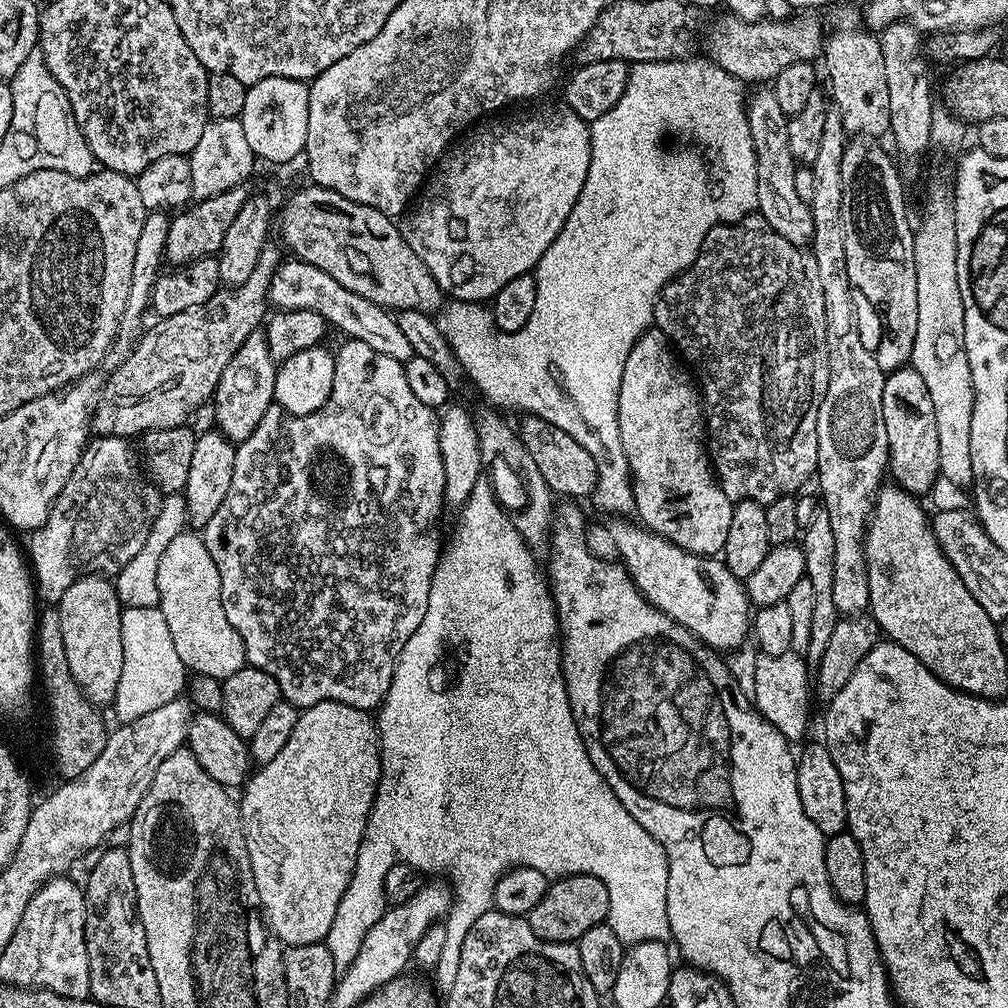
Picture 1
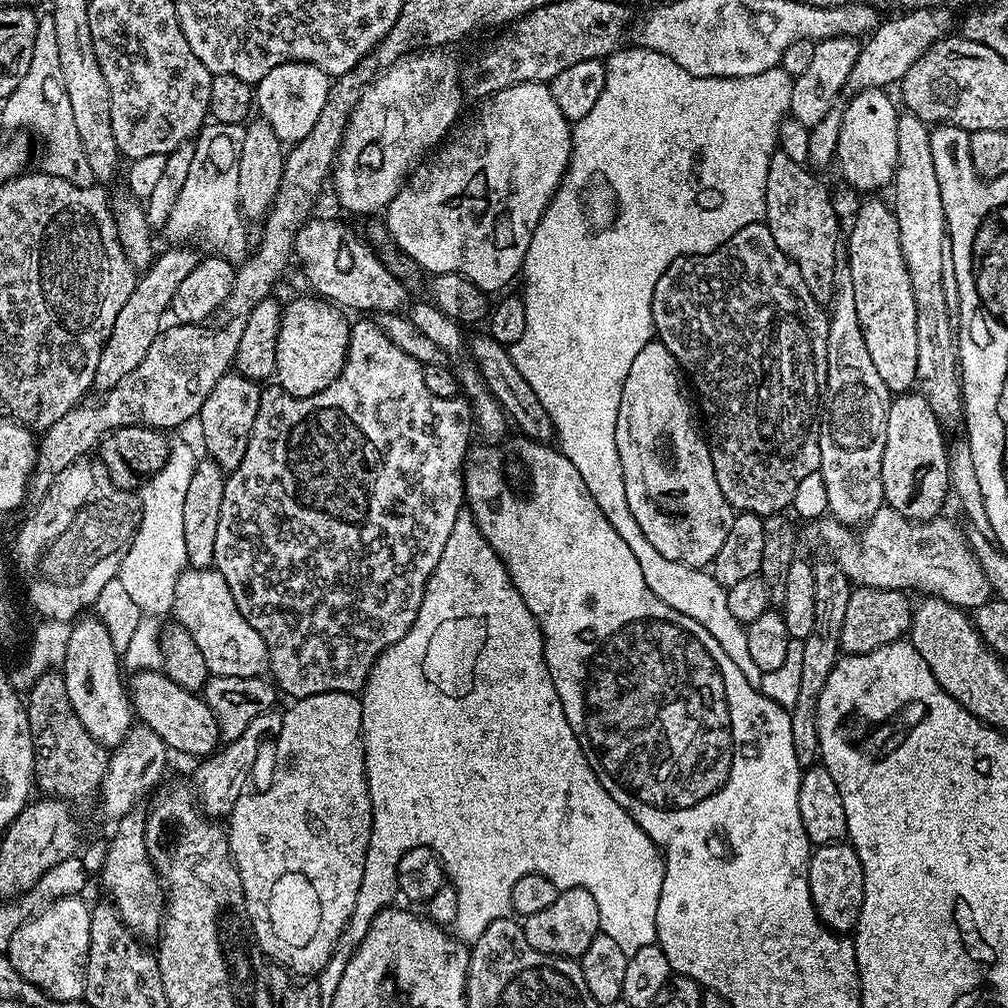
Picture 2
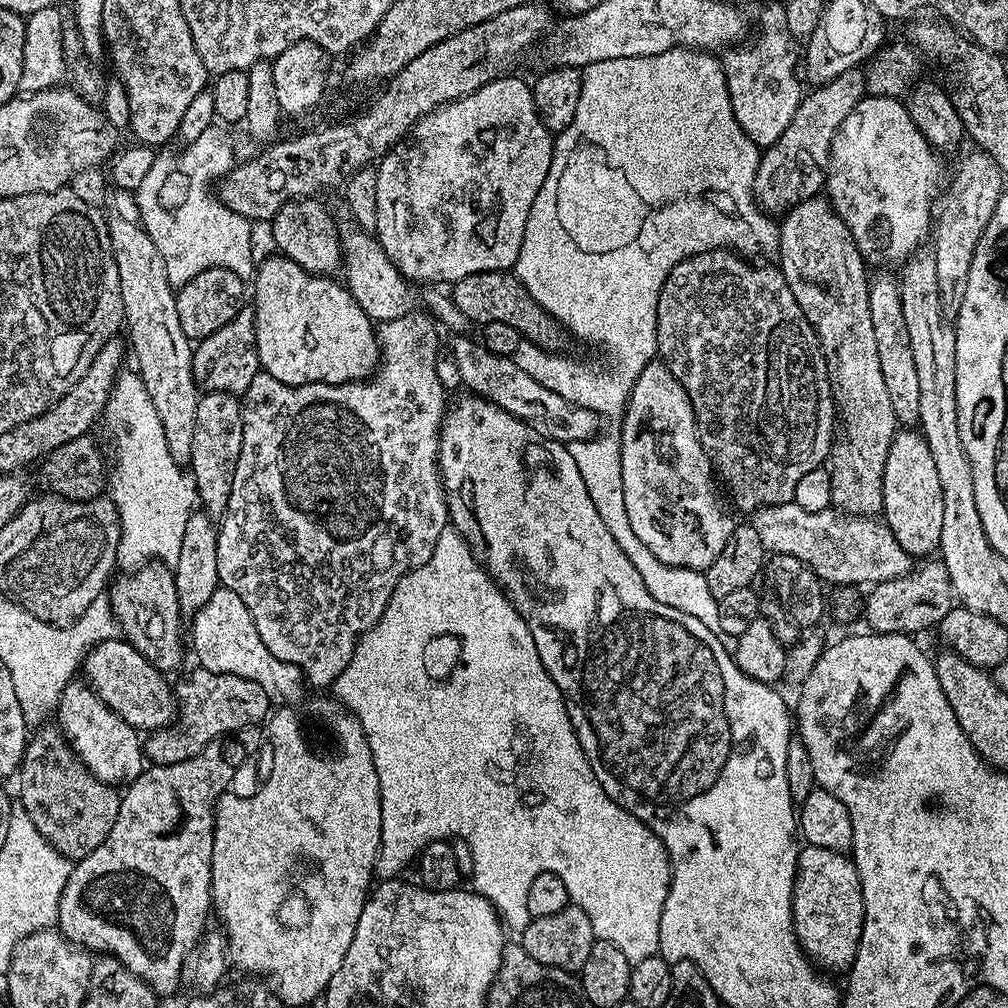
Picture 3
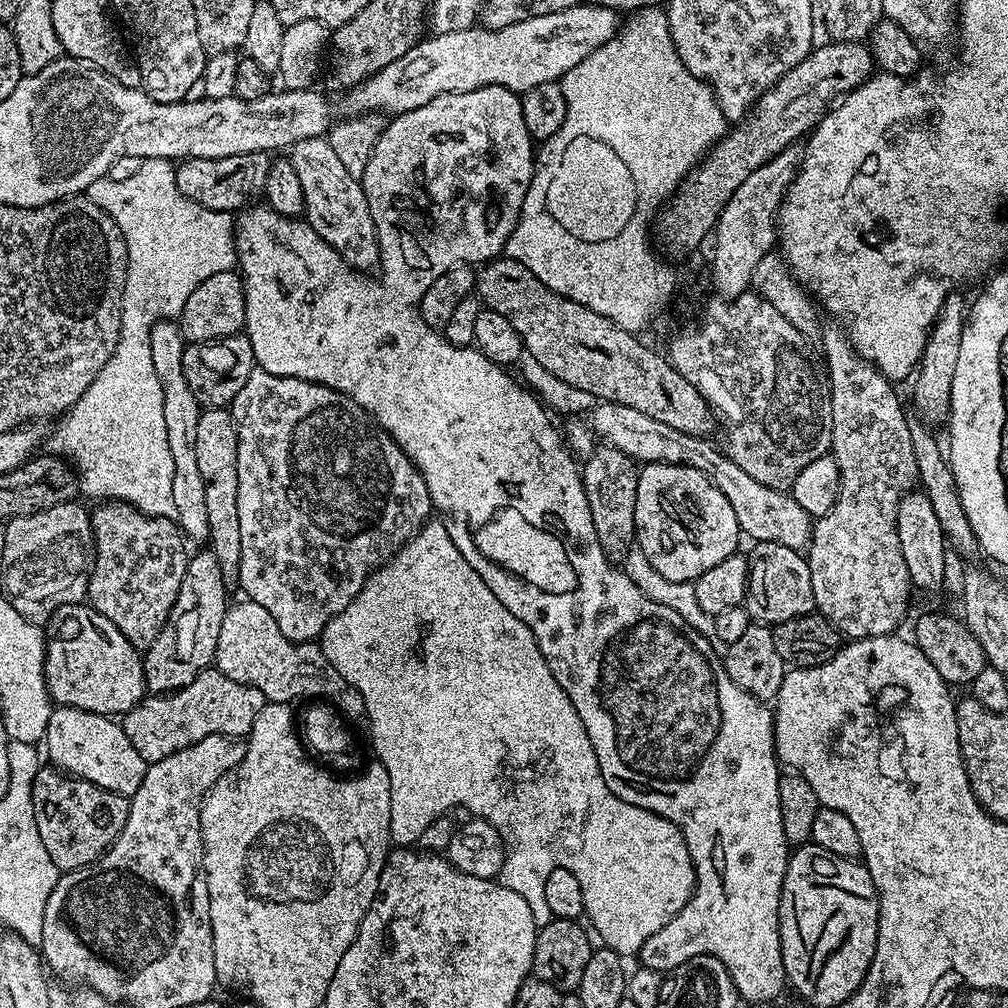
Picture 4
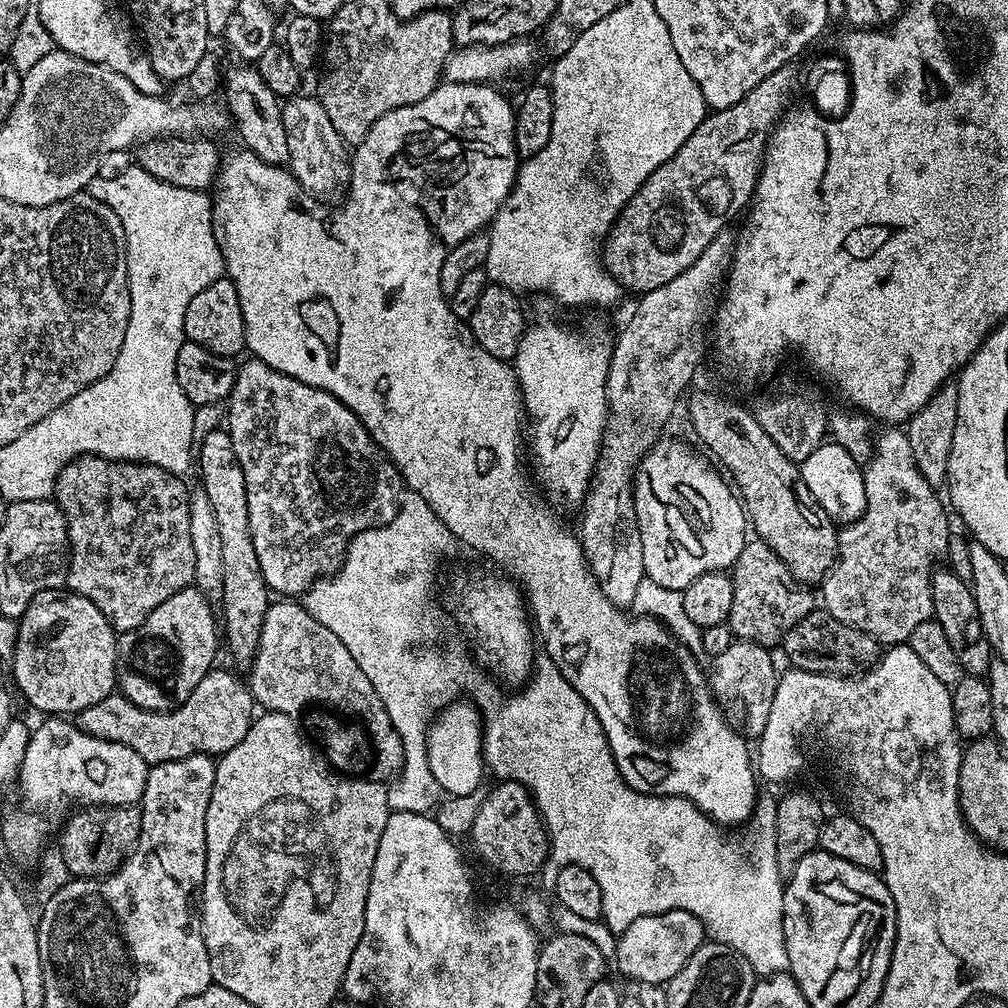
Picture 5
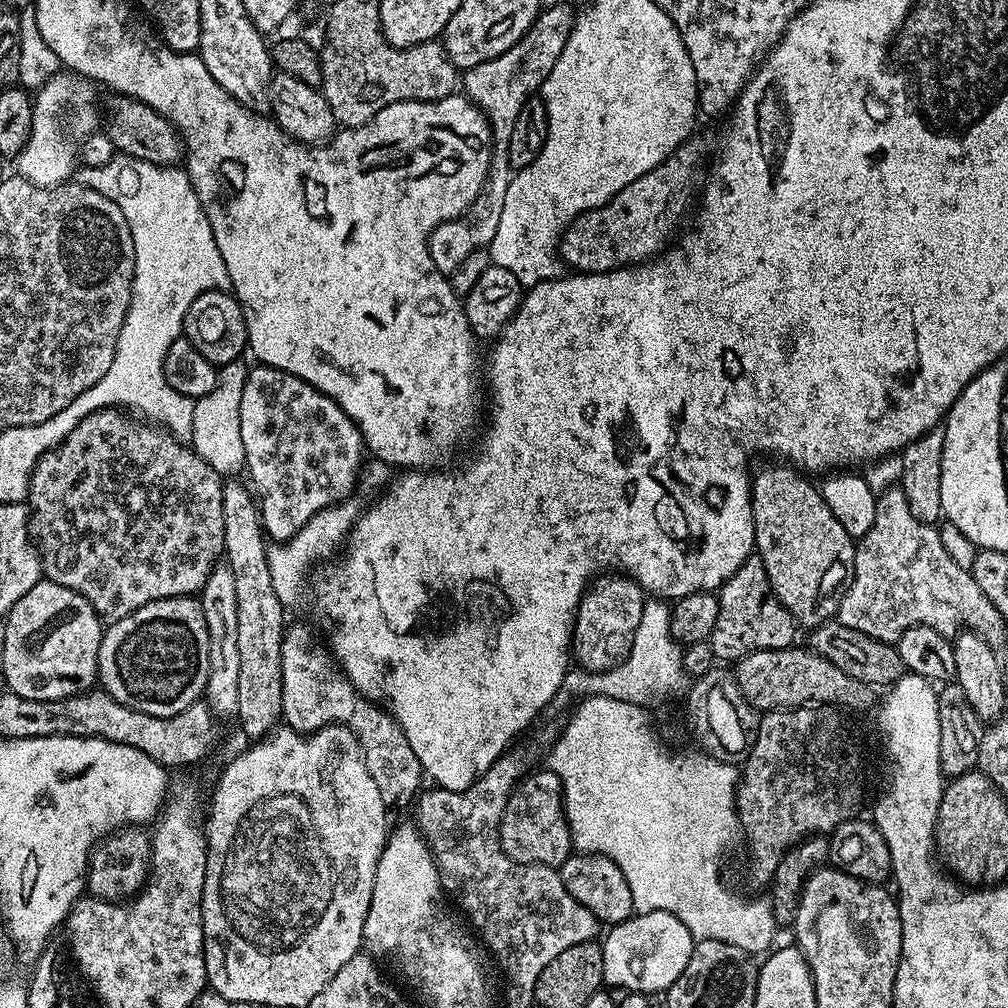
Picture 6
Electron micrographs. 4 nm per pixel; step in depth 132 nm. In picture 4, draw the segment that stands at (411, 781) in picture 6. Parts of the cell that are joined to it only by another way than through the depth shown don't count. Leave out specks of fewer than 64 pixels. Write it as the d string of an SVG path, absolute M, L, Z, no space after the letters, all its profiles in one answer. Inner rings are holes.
M247 598L241 601L241 604L233 603L222 618L214 667L224 672L226 678L234 678L234 682L262 690L265 701L274 704L326 697L332 688L334 673L319 643L288 640L278 630L278 622L270 618L266 606L258 606L258 602Z

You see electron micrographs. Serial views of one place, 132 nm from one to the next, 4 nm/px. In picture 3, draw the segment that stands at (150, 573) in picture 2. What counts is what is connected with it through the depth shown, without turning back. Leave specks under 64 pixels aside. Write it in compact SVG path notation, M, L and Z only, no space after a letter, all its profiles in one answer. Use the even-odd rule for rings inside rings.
M124 370L117 376L110 398L104 407L102 424L108 427L112 435L112 444L116 447L116 461L111 461L106 481L106 496L118 510L120 519L120 545L116 551L116 563L121 569L135 570L144 564L159 562L175 566L178 554L182 550L182 534L186 534L186 522L197 503L196 484L191 475L182 473L181 465L170 458L170 446L166 446L166 434L150 402L150 394L135 371Z

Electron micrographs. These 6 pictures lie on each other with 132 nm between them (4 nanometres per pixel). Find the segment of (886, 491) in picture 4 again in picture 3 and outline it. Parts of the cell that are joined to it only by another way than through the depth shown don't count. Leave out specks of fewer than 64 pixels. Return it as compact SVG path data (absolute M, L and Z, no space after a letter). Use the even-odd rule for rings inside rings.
M811 196L808 200L799 200L796 204L791 205L783 213L780 225L780 254L778 257L778 267L780 273L786 278L786 282L792 288L794 302L802 306L802 314L816 329L816 337L820 340L820 345L826 358L828 367L828 380L832 383L832 395L836 411L838 413L838 439L833 443L830 453L830 471L832 474L832 504L839 511L845 514L876 514L883 509L882 502L882 478L886 470L886 454L890 450L892 440L898 431L894 406L890 406L890 393L886 391L886 381L882 378L882 365L878 363L878 342L874 342L874 324L870 322L870 302L868 301L868 286L870 283L869 269L866 267L864 253L858 250L858 246L852 240L852 232L842 222L840 215L834 211L832 205L827 199L820 196Z

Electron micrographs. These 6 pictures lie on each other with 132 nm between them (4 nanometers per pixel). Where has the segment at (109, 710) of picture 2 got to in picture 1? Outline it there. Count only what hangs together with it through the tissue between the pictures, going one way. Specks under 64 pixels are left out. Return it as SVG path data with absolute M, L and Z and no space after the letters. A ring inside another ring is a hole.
M104 574L81 576L74 586L70 586L70 590L66 590L66 594L62 594L58 611L62 622L62 643L66 646L66 662L70 662L74 682L78 682L84 696L92 704L111 705L118 690L118 678L122 678L122 605L115 583Z

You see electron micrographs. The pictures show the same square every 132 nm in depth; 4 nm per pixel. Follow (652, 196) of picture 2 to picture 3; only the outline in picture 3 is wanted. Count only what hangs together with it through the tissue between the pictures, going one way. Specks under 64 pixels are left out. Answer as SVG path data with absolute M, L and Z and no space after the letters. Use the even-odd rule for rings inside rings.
M671 48L662 54L638 58L610 58L606 62L594 62L583 68L580 73L582 96L578 98L578 111L574 114L574 122L570 122L570 126L566 126L566 130L562 130L555 137L546 182L542 182L542 190L538 190L534 206L530 206L530 218L526 218L522 250L514 265L515 275L519 276L522 286L526 286L526 290L534 298L534 302L542 306L542 310L559 320L571 335L573 332L592 344L601 344L612 355L612 360L616 364L610 365L609 368L603 368L600 364L583 364L580 360L567 360L564 356L556 356L560 354L553 354L539 348L537 344L527 342L521 342L514 359L518 366L522 366L522 370L526 370L526 374L530 374L530 378L534 378L534 382L542 382L546 390L558 394L566 402L586 406L586 410L594 410L601 418L623 417L628 396L632 393L637 378L647 364L657 359L658 298L670 270L674 270L678 262L719 248L731 250L745 258L776 258L780 254L780 225L756 203L752 194L761 149L757 148L754 142L750 142L742 126L738 126L738 118L734 118L734 106L730 104L730 90L726 86L723 63L712 56L715 55L704 50ZM597 434L590 440L579 440L568 445L570 458L578 462L578 474L582 474L582 482L586 482L586 491L590 493L590 502L594 502L594 510L602 517L606 530L610 530L614 542L622 546L622 554L630 558L634 570L646 582L646 590L658 602L670 606L673 610L682 610L682 614L690 614L690 618L698 618L706 630L722 633L718 622L718 600L710 594L710 582L706 582L704 572L699 568L671 568L666 562L654 558L654 553L646 546L646 540L634 534L634 526L630 526L630 518L626 515L626 494L622 494L622 454L620 442L615 435Z

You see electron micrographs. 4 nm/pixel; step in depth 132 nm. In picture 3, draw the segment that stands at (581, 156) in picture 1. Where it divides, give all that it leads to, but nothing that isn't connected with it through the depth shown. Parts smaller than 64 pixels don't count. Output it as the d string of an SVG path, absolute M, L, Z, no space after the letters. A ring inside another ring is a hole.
M516 74L491 80L474 94L458 98L454 102L435 108L430 114L422 116L408 133L406 139L389 148L378 164L378 226L375 235L378 237L384 252L394 262L394 266L409 282L425 280L425 285L440 286L443 280L455 282L470 274L479 272L502 272L511 269L522 250L522 238L526 230L526 218L530 218L530 206L534 206L534 198L538 198L538 190L542 190L542 182L546 182L546 174L552 161L553 133L548 131L542 118L538 118L538 110L534 106L531 83L526 79L519 80Z

